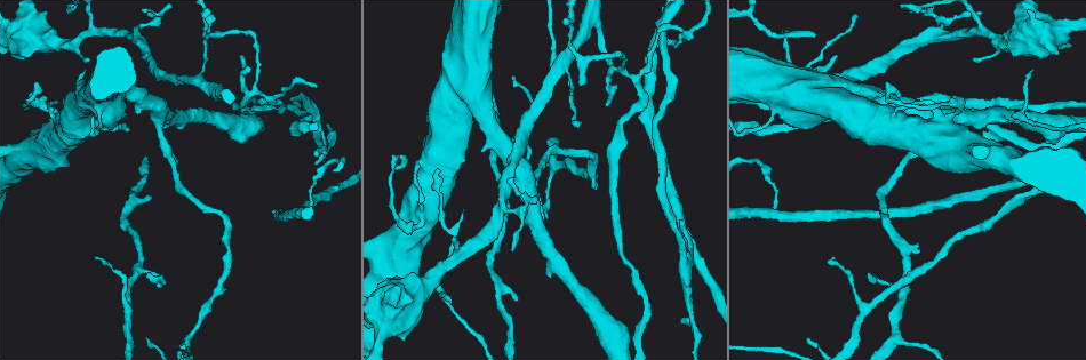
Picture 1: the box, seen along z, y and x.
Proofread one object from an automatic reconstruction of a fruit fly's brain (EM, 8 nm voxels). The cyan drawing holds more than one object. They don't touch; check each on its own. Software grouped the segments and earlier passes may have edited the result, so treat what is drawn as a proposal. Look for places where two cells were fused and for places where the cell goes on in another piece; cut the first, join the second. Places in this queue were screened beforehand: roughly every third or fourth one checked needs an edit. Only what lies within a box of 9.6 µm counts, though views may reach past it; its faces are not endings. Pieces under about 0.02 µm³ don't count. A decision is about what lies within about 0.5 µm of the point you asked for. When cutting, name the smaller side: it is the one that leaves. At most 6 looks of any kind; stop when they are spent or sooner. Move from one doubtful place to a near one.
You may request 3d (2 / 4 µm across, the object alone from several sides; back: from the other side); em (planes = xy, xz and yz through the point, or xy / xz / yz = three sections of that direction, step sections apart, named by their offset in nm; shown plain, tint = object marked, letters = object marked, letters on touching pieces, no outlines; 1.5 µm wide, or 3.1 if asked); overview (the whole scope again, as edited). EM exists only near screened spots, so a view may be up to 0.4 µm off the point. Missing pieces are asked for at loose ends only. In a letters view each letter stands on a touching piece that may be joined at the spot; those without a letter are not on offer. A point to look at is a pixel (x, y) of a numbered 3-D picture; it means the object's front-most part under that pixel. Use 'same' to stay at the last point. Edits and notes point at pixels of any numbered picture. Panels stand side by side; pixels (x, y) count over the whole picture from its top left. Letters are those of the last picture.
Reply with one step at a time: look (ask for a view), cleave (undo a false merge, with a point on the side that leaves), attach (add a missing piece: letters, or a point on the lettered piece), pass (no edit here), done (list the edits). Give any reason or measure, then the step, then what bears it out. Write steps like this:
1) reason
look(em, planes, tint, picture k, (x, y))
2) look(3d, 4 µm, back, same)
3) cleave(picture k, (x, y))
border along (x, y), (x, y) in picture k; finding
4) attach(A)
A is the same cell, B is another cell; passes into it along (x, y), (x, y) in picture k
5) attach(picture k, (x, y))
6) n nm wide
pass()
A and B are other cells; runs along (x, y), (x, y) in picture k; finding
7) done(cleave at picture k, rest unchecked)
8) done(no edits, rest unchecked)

thin end
look(3d, 4 µm, picture 1, (684, 217))

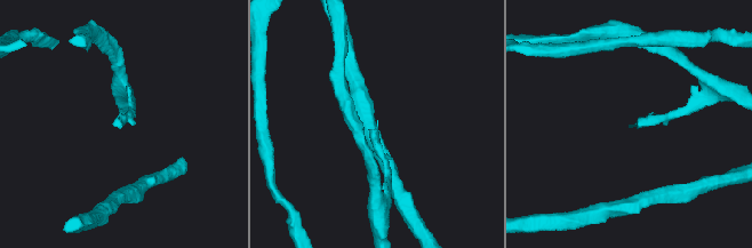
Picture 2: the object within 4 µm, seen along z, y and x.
now the EM
look(em, planes, letters, picture 2, (122, 126))

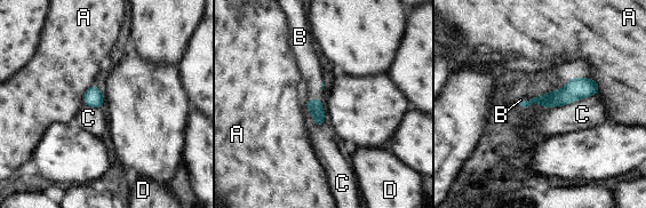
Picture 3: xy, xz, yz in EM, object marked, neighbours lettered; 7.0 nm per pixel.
attach(B)
B is the same cell, A, C and D are other cells; passes into it along (314, 105), (314, 100), (309, 68) in picture 3; the cell continues

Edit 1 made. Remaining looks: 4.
thick turns thin
look(3d, 4 µm, picture 1, (693, 316))

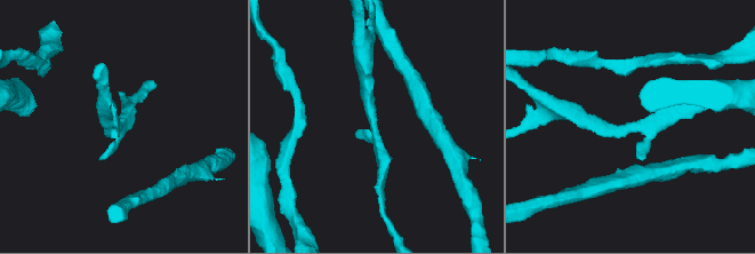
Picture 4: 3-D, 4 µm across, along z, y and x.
need the tissue
look(em, planes, tint, picture 4, (629, 128))

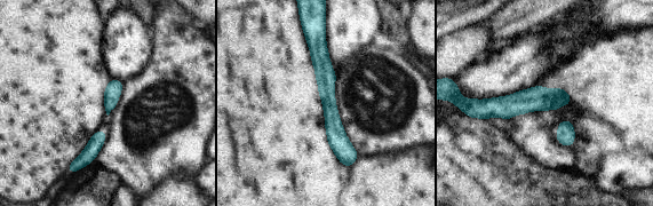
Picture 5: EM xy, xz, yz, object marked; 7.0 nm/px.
look(em, planes, letters, same)

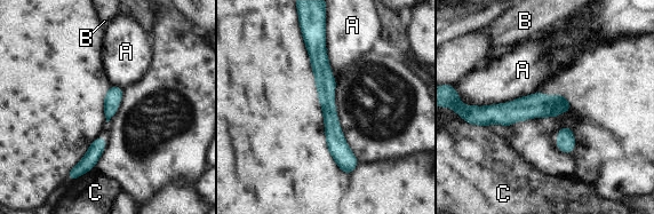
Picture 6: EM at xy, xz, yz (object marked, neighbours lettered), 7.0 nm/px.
A touches over 600 nm
pass()
A, B and C are other cells; border along (453, 86), (476, 105), (536, 92) in picture 6; continuous, no second cell

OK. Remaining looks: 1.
done(attach at picture 3, rest unchecked)

